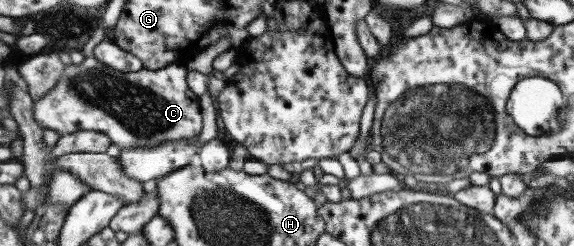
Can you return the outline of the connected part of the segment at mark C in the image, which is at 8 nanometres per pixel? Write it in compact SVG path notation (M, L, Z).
M93 55L86 57L79 65L66 66L56 86L33 103L33 113L36 122L45 128L55 130L61 136L79 130L93 130L107 134L111 142L120 149L152 148L169 140L194 138L203 129L203 118L200 97L187 85L188 73L186 66L177 62L160 70L143 68L133 73L125 73L106 66Z

